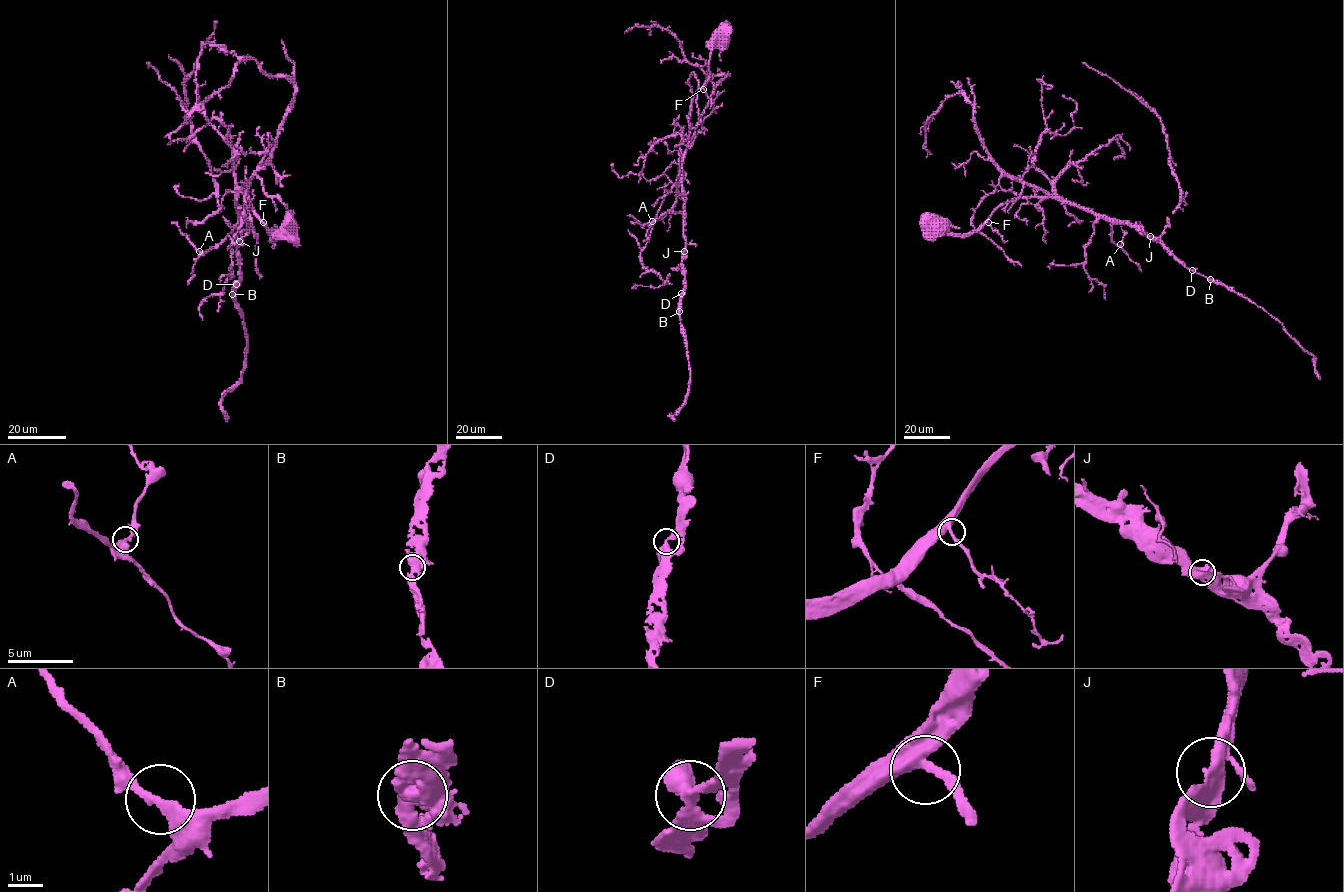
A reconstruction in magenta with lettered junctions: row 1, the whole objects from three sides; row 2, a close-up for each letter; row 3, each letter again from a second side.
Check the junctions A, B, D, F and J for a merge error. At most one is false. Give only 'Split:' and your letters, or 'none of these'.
Split: none of these

